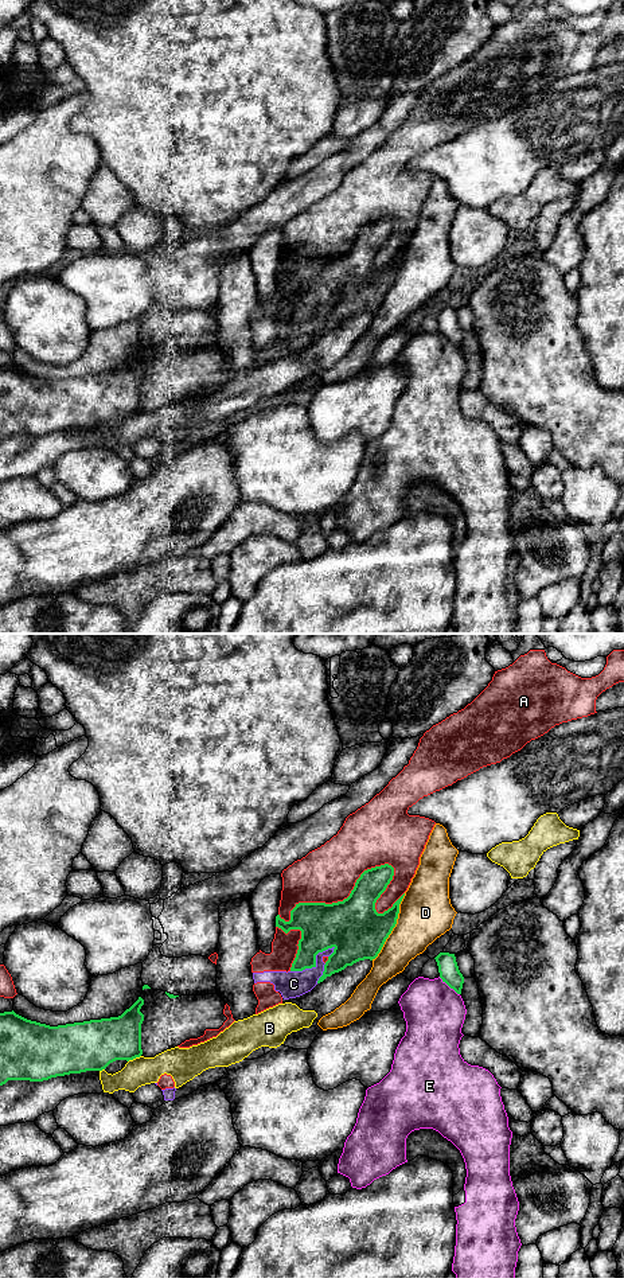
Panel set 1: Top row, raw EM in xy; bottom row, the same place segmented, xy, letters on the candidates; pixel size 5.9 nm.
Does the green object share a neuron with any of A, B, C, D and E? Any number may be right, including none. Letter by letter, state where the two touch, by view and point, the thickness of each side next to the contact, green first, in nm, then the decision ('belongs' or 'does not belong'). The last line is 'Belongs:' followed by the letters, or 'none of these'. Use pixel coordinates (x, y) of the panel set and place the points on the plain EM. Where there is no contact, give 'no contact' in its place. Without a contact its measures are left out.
A: xy (363, 226) | 220/380 nm | does not belong
B: xy (133, 412) | 300/170 nm | does not belong
C: xy (315, 318) | 280/160 nm | does not belong
D: xy (394, 280) | 340/320 nm | does not belong
E: xy (449, 341) | 120/360 nm | does not belong
Belongs: none of these

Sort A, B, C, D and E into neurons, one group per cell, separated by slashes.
A C / B / D / E

